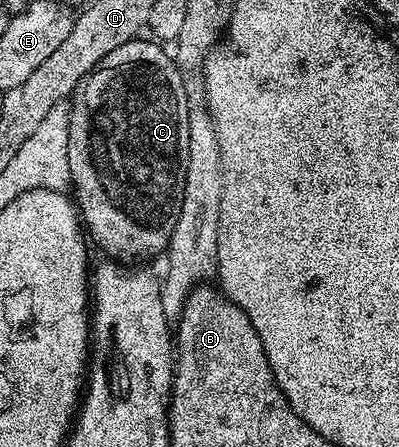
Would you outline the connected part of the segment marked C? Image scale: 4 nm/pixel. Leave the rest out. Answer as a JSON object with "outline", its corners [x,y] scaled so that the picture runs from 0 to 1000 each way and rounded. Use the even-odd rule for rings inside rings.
{"outline":[[[346,83],[298,101],[298,110],[278,110],[268,128],[236,159],[221,159],[193,183],[193,197],[170,224],[173,242],[173,304],[168,306],[168,369],[173,371],[173,405],[180,434],[188,438],[190,461],[198,465],[201,488],[208,492],[211,515],[221,532],[233,535],[288,577],[323,579],[331,570],[393,570],[416,559],[424,532],[439,512],[439,494],[449,494],[449,468],[459,459],[459,423],[464,421],[464,380],[469,378],[469,226],[474,213],[464,206],[466,170],[444,148],[436,125],[414,114],[401,94],[373,83]]]}

